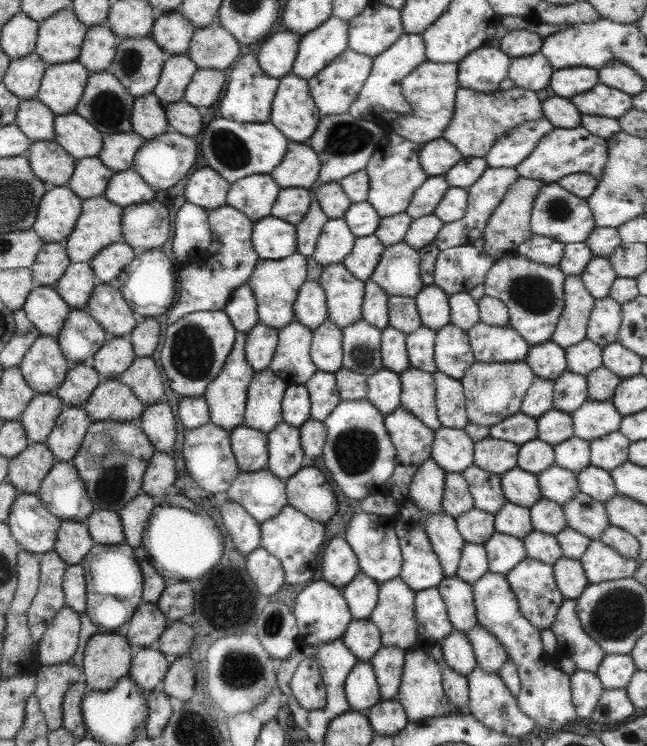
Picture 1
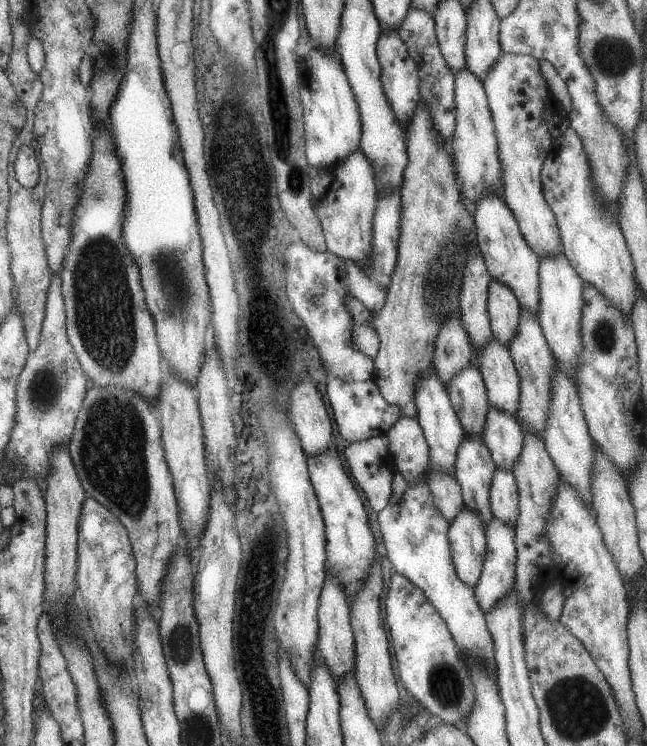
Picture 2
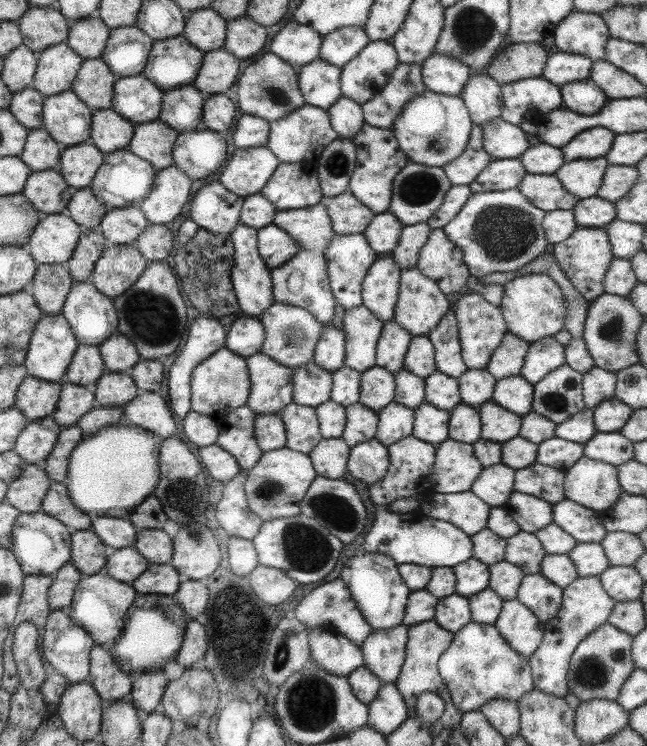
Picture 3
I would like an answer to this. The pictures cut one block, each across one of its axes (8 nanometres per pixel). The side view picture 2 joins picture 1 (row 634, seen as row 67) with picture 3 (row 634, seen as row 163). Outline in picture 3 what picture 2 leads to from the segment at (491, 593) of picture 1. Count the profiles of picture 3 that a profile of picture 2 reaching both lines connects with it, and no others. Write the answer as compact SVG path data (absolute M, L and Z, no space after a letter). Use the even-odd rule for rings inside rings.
M516 598L503 601L501 612L493 625L509 648L525 658L537 650L543 638L543 624Z

